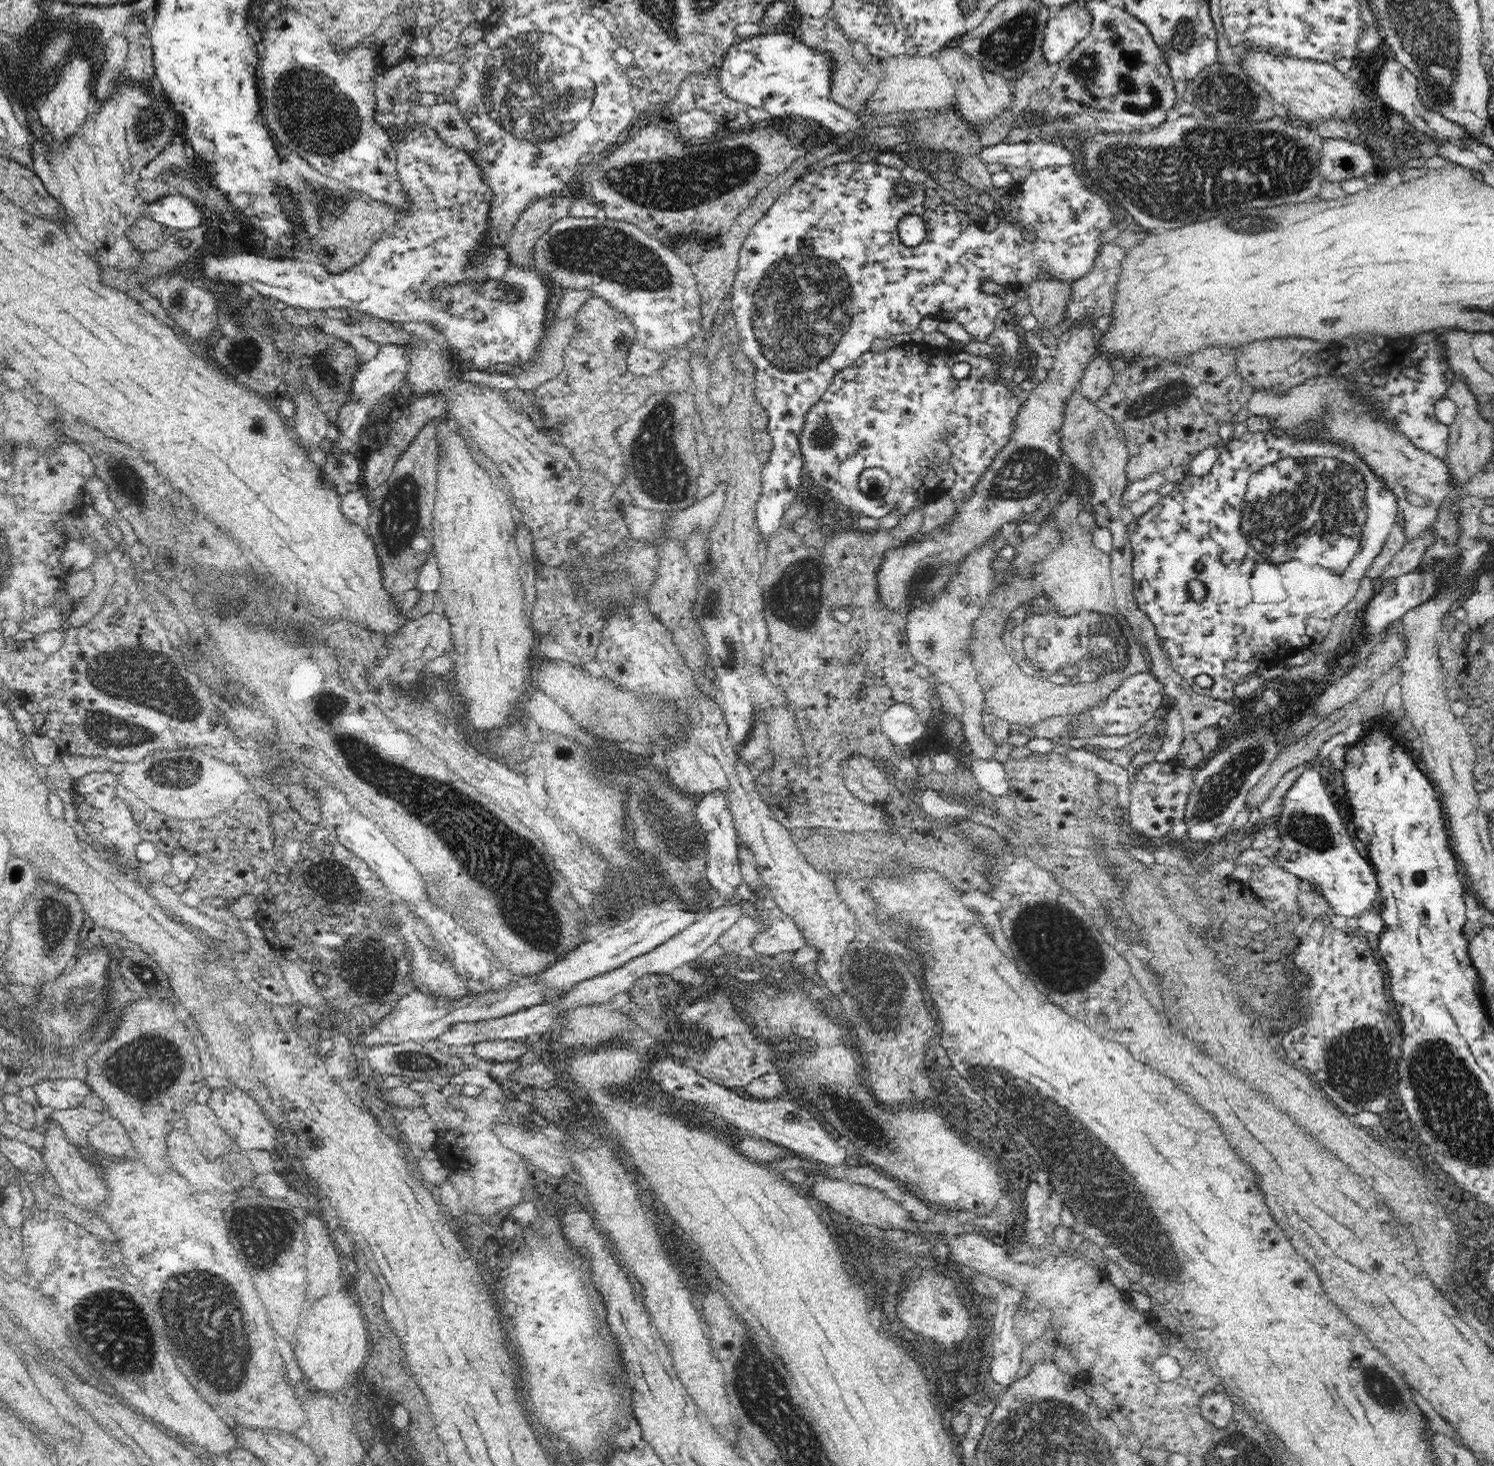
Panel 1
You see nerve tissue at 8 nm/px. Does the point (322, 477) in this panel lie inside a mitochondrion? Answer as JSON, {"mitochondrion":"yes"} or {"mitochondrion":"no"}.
{"mitochondrion":"no"}

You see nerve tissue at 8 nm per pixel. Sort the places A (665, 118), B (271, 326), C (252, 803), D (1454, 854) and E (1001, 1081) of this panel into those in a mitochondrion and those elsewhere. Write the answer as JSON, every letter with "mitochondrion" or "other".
{"A":"other","B":"mitochondrion","C":"other","D":"other","E":"mitochondrion"}

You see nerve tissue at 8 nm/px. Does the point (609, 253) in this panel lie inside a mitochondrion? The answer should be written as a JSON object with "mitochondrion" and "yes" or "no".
{"mitochondrion":"yes"}

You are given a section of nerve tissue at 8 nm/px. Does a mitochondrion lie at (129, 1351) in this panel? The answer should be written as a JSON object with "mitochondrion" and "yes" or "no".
{"mitochondrion":"yes"}

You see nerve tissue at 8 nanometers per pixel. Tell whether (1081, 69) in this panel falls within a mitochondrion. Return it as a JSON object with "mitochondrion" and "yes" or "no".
{"mitochondrion":"yes"}

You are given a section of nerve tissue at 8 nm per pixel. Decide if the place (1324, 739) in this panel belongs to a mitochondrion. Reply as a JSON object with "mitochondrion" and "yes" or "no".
{"mitochondrion":"no"}

